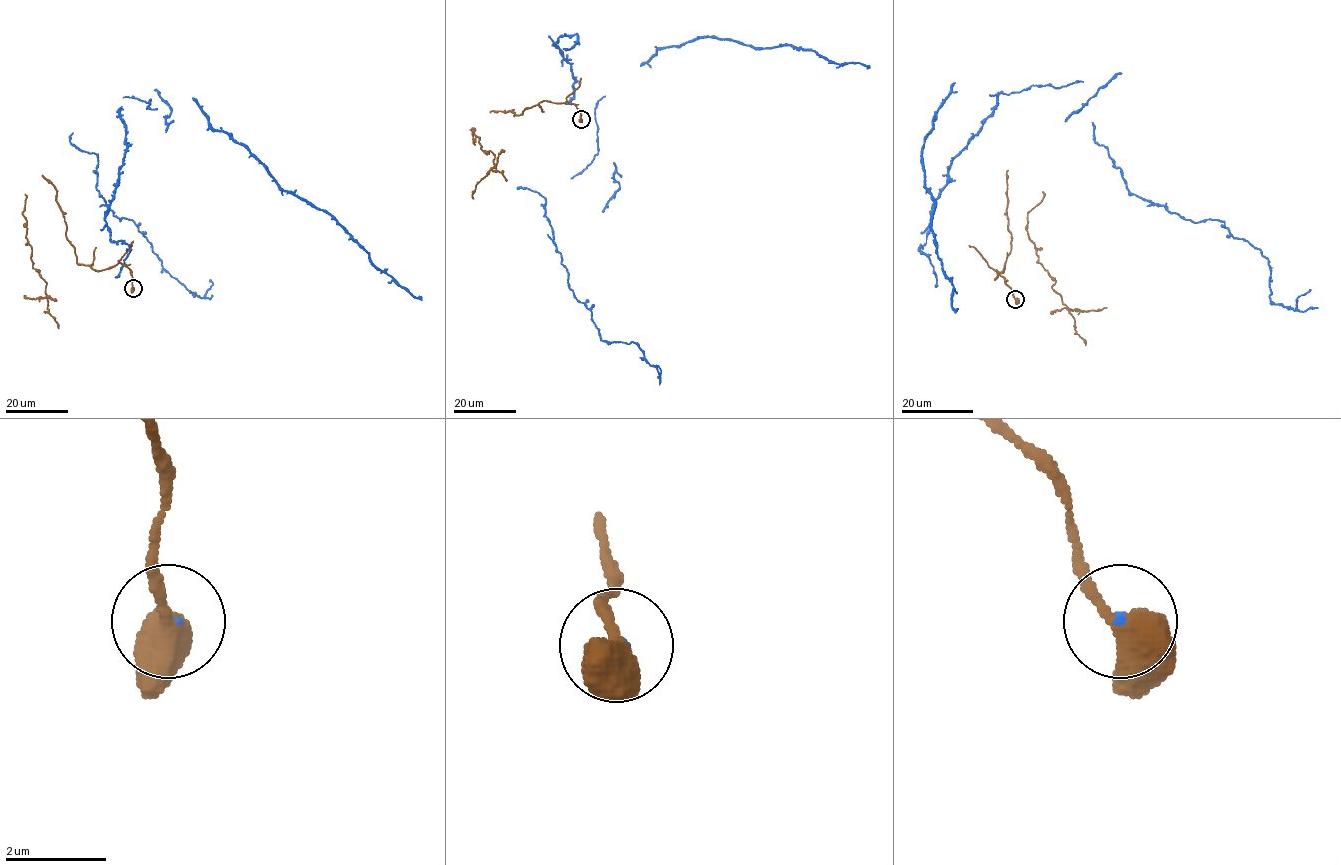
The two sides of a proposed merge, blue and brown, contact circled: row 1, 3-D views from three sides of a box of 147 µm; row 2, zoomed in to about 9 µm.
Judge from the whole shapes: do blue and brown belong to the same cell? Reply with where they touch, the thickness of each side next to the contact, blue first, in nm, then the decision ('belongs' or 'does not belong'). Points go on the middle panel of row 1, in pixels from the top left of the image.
place (581, 119); calibres 70 and 480 nm; does not belong

